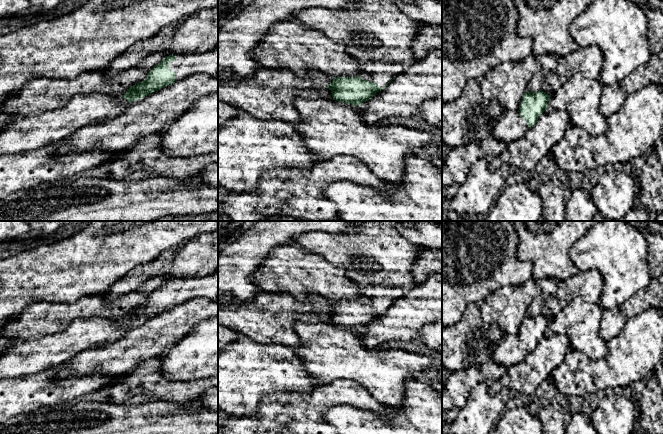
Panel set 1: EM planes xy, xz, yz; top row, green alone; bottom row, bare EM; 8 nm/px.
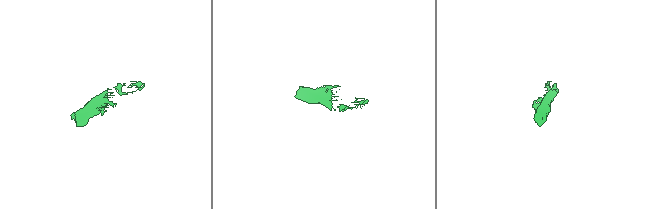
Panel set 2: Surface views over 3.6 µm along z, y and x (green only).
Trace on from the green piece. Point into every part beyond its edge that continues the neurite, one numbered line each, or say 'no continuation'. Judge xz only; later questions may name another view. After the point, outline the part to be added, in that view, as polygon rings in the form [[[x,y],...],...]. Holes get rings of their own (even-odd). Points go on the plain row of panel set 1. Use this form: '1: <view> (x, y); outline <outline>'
1: xz (373, 295); outline [[[379,285],[360,286],[361,298],[363,304],[375,306],[377,311],[384,311],[390,303],[394,303],[406,294],[406,289],[401,287],[387,287]]]

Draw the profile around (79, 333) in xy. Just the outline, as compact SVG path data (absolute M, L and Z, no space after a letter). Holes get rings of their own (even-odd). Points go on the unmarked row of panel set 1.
M97 316L75 319L66 330L37 340L0 346L0 379L59 367L82 350L116 341L127 329L123 321Z

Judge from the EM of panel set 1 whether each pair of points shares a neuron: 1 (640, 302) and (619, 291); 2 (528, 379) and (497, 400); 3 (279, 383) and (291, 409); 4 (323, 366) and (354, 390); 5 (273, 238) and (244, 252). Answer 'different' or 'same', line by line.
1: different
2: different
3: different
4: different
5: same

